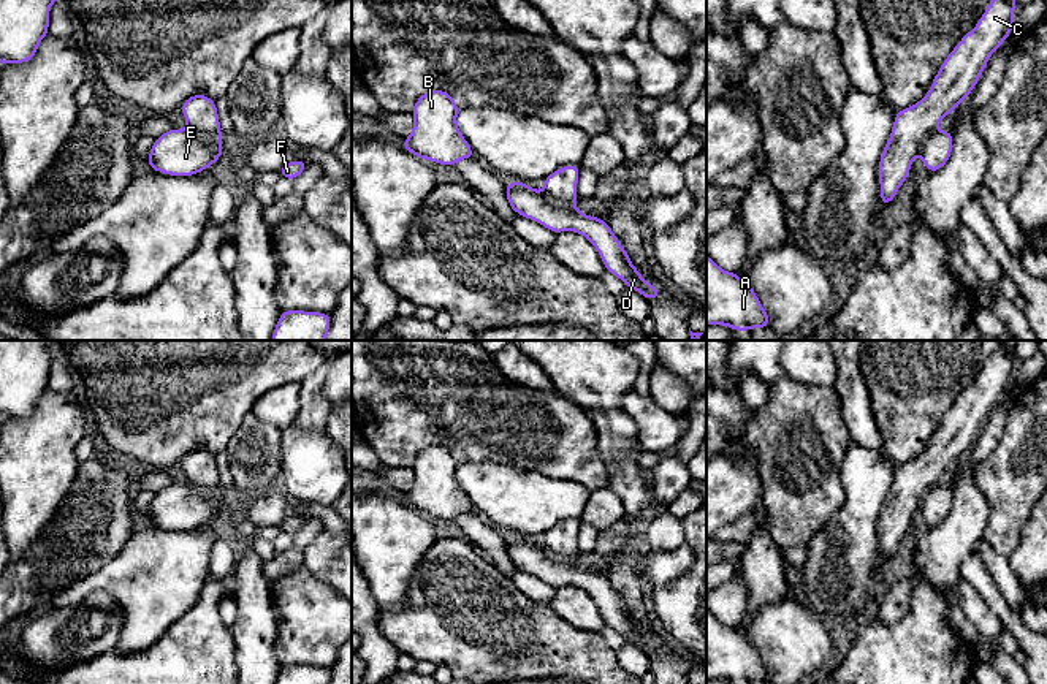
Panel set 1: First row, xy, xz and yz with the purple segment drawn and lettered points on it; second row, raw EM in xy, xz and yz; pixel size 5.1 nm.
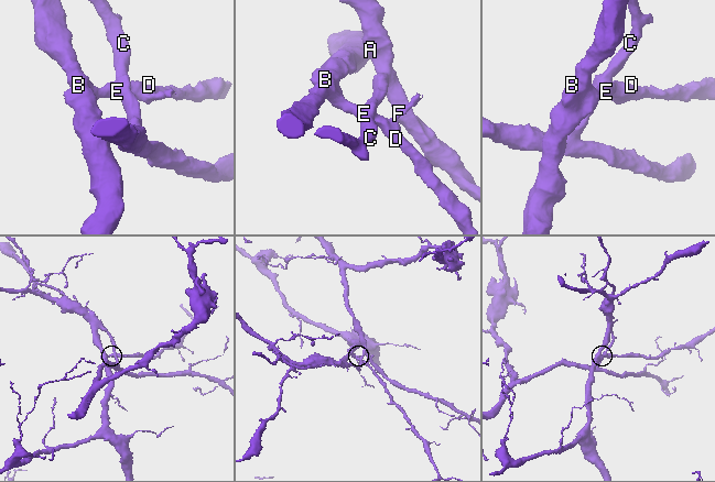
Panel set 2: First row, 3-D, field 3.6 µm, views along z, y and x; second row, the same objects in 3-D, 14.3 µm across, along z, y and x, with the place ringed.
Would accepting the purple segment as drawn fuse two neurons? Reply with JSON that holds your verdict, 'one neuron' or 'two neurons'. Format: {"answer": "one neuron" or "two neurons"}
{"answer": "two neurons"}

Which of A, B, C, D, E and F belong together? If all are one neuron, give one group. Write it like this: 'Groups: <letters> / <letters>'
Groups: A C / B D E F

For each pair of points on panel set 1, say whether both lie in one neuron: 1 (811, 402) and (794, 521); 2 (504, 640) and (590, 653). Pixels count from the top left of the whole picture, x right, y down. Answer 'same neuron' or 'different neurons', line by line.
1: same neuron
2: same neuron

